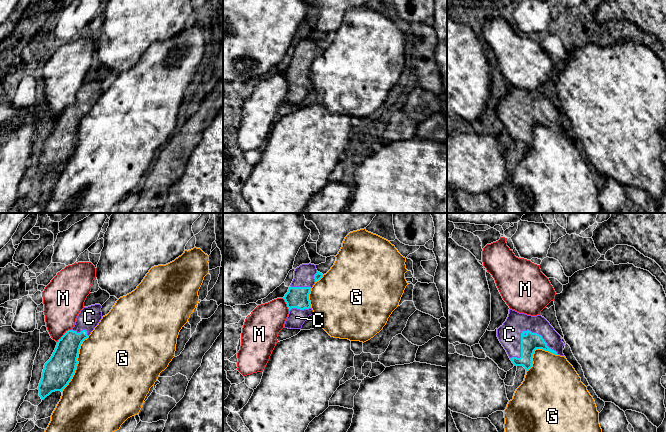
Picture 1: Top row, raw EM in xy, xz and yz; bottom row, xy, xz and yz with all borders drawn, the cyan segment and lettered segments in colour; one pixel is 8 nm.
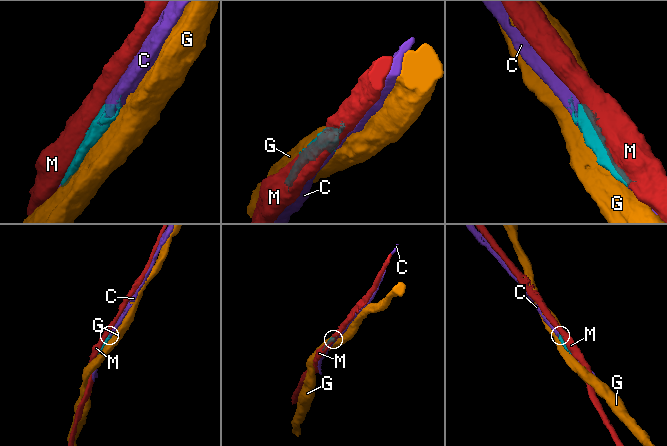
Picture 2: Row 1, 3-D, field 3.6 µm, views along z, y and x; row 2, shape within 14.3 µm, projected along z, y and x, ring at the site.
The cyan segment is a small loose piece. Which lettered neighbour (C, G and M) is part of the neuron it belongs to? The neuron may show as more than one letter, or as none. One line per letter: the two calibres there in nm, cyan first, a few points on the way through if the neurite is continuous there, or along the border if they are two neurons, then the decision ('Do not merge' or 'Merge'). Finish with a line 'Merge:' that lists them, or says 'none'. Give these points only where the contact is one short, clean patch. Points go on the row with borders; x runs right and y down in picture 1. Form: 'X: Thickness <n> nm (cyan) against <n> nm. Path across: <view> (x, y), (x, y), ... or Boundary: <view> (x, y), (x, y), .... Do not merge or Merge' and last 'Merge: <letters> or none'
C: Thickness 150 nm (cyan) against 190 nm. Merge
G: Thickness 240 nm (cyan) against 500 nm. Do not merge
M: Thickness 240 nm (cyan) against 300 nm. Do not merge
Merge: C

